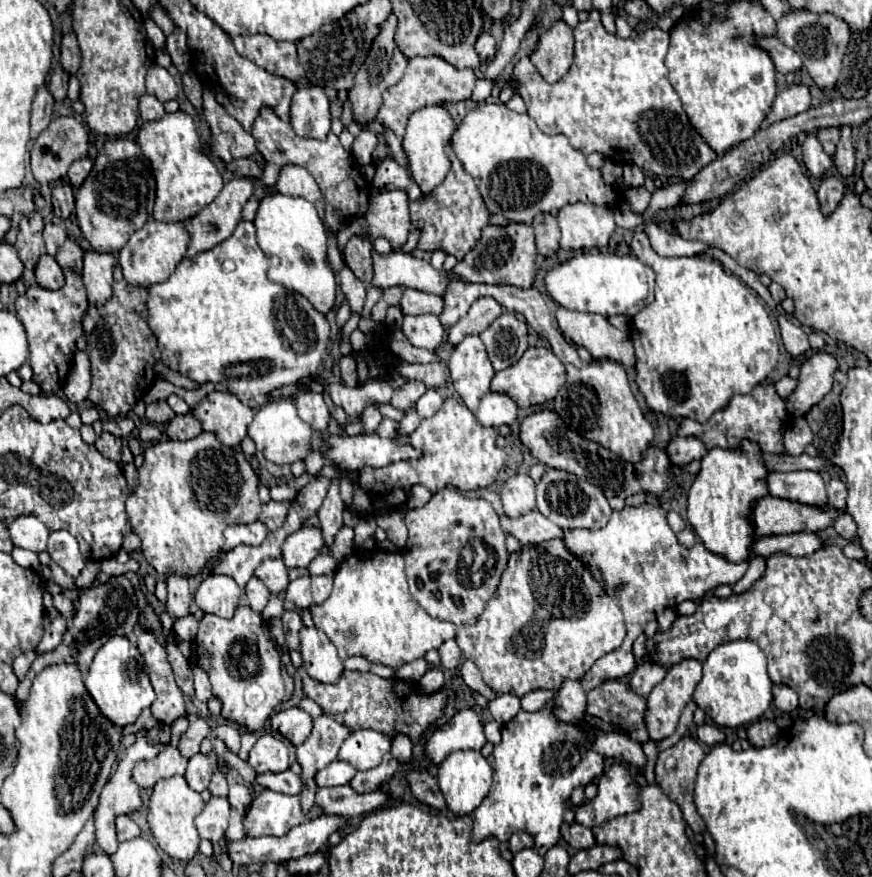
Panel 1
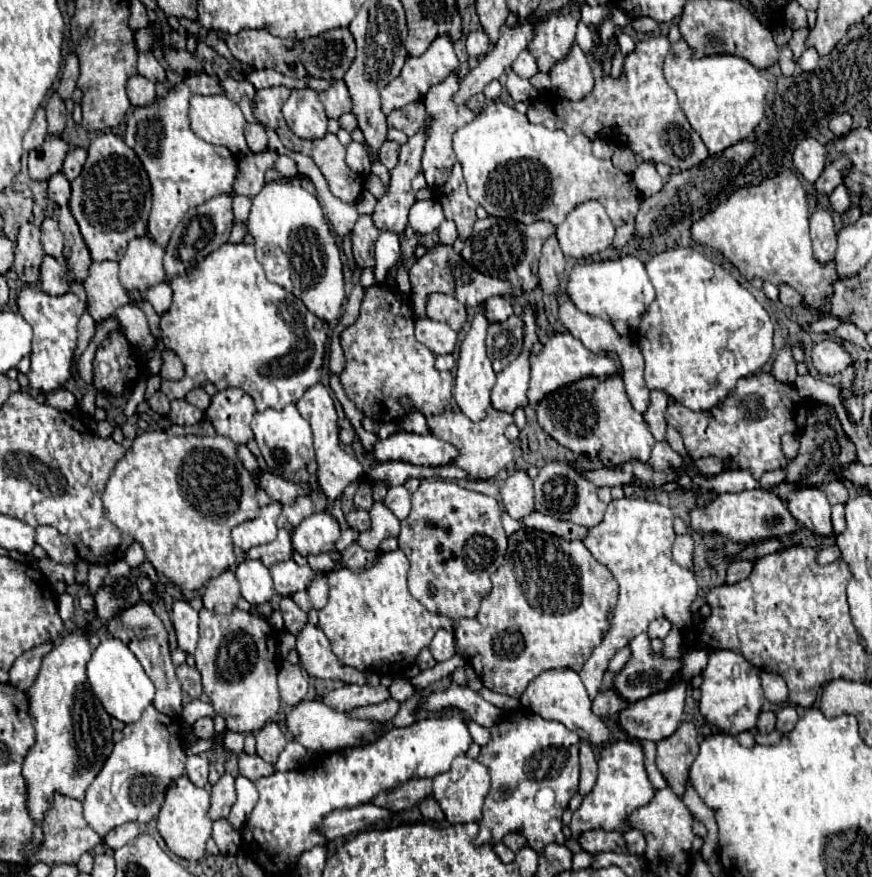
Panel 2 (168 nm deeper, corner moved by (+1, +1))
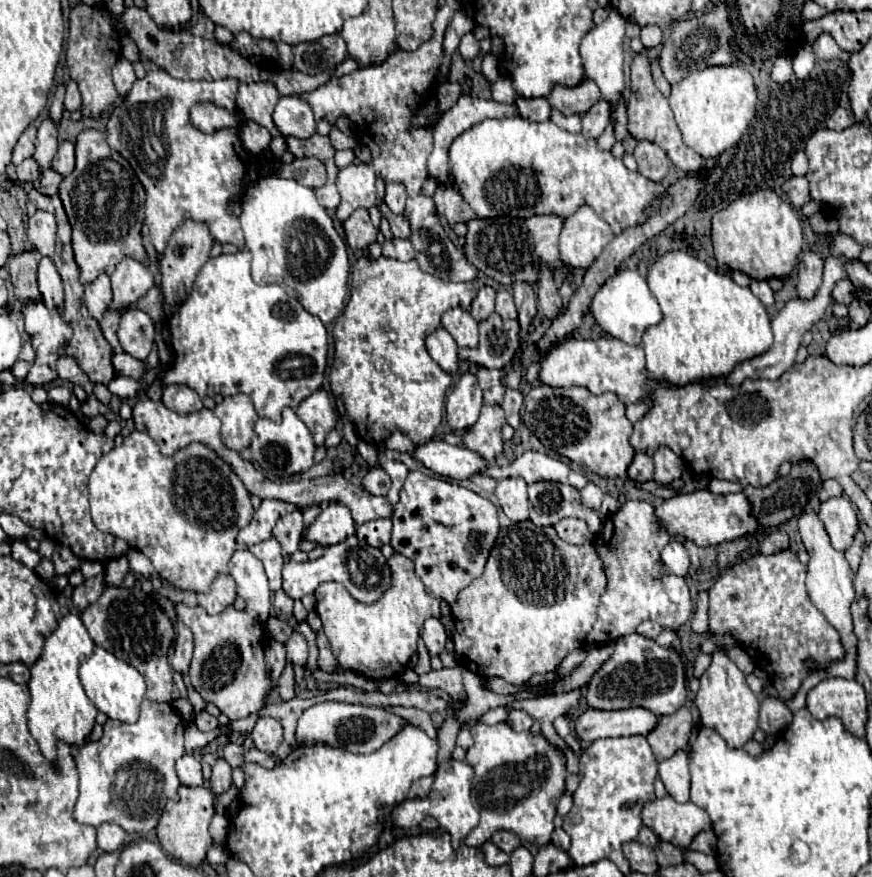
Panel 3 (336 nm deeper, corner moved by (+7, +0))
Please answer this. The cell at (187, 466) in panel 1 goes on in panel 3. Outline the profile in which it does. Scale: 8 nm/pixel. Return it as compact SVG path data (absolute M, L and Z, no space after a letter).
M141 431L127 435L119 447L111 449L95 465L89 477L89 503L97 529L115 535L145 553L155 571L173 587L197 593L207 593L211 581L219 573L229 573L229 559L235 551L237 531L253 519L249 491L217 451L203 443L191 443L175 455L165 457L157 449L157 443Z

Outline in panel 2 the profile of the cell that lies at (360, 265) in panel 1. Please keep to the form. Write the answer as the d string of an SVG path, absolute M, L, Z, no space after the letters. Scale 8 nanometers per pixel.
M371 216L357 218L357 222L351 230L351 240L353 240L353 258L361 268L375 266L373 244L379 238L379 234L381 234L381 230L373 224Z

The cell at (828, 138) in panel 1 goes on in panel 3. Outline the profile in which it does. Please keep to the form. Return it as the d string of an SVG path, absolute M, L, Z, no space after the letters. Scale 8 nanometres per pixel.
M837 107L835 113L827 121L827 127L833 129L833 131L843 131L843 129L847 129L853 123L855 123L855 119L851 117L851 113L847 109L843 109L843 107Z

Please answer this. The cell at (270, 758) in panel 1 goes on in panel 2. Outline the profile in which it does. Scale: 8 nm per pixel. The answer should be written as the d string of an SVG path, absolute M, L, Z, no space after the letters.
M267 722L257 734L257 754L265 760L265 762L275 762L279 752L285 748L287 740L285 740L285 734L283 730L279 728L277 722Z

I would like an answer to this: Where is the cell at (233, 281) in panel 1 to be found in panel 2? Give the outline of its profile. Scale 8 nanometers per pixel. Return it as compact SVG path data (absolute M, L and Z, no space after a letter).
M223 244L223 248L211 252L207 260L199 262L191 272L171 280L173 304L169 312L161 316L161 334L167 348L171 348L185 366L185 376L181 380L161 382L161 390L169 400L183 398L181 394L191 392L205 382L225 388L241 388L255 400L259 412L269 408L283 410L287 404L295 404L307 388L321 380L321 366L325 358L327 324L311 314L305 304L287 292L285 288L271 284L261 264L255 258L255 250L249 244Z

